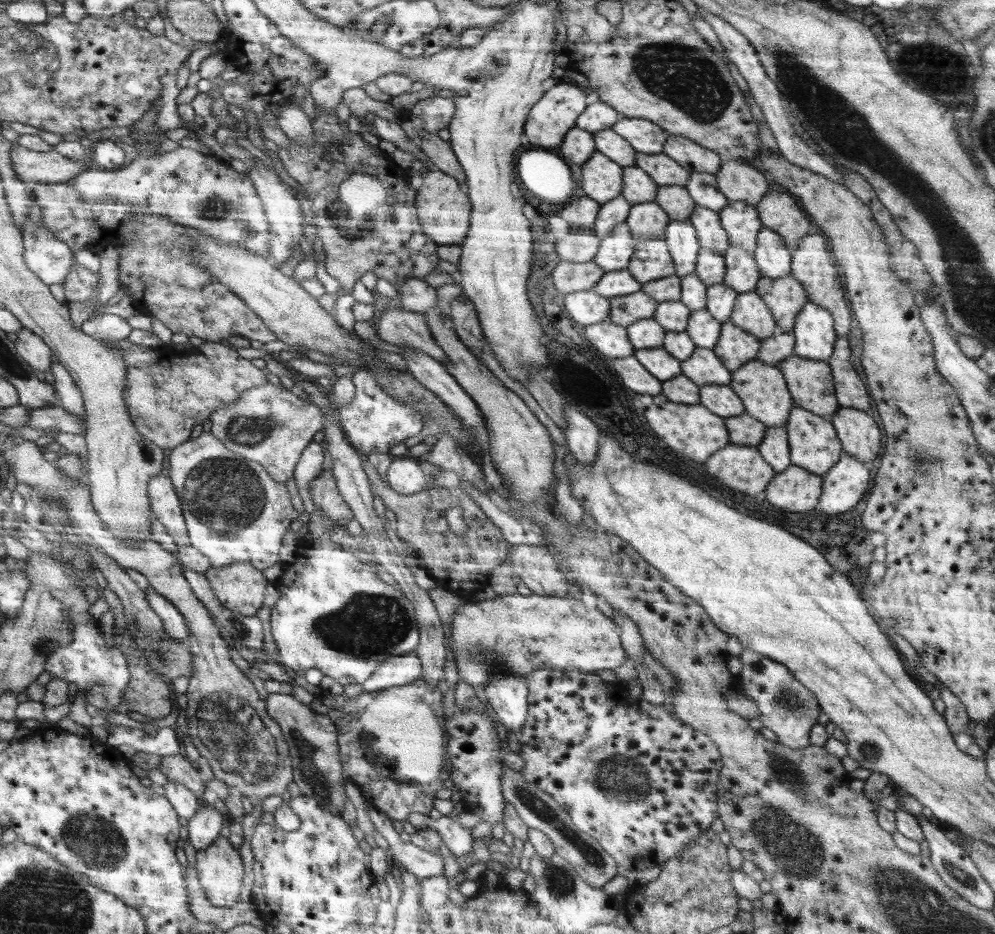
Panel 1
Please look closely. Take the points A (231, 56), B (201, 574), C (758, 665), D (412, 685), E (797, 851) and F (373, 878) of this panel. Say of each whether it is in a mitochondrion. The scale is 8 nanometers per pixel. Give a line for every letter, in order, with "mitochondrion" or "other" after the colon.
A: other
B: other
C: mitochondrion
D: other
E: mitochondrion
F: other

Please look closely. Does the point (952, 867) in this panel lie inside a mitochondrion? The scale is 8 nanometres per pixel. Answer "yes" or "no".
yes

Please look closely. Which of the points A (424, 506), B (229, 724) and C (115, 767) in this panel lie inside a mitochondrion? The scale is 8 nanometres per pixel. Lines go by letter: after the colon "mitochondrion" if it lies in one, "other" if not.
A: mitochondrion
B: mitochondrion
C: other

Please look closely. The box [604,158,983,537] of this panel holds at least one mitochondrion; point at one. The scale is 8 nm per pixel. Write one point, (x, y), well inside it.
(925, 466)

